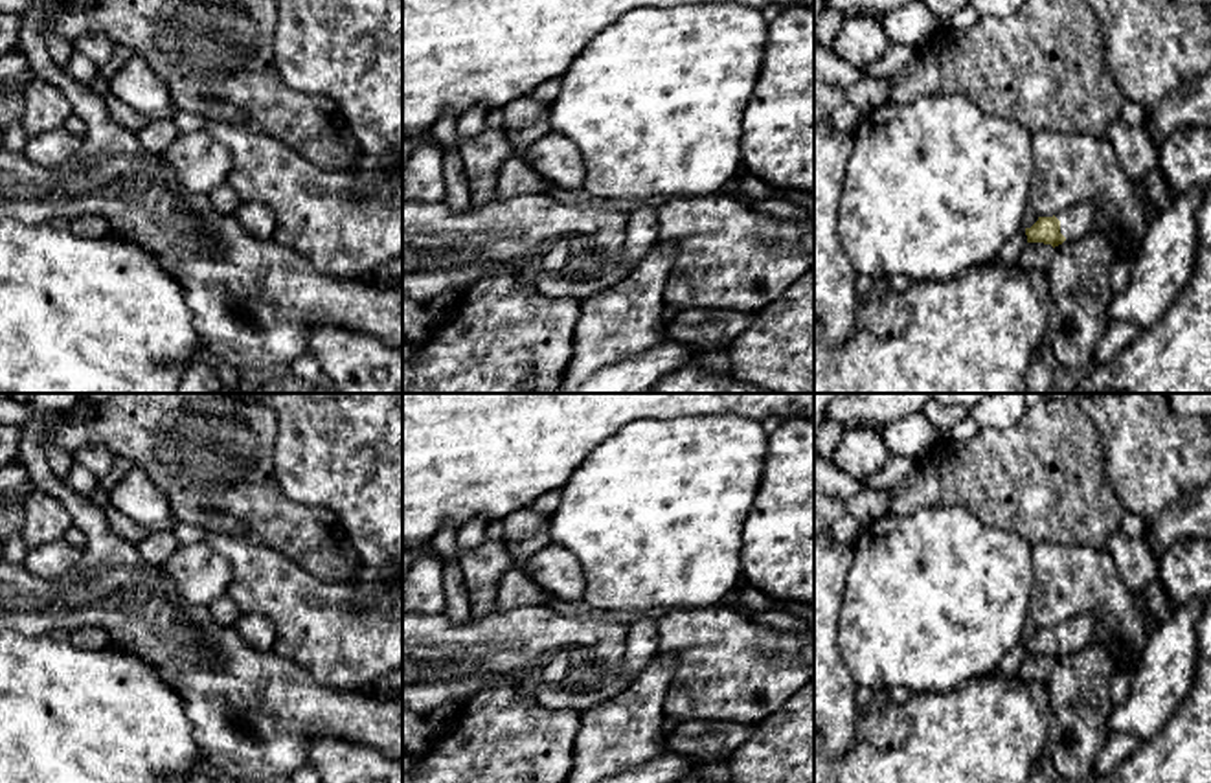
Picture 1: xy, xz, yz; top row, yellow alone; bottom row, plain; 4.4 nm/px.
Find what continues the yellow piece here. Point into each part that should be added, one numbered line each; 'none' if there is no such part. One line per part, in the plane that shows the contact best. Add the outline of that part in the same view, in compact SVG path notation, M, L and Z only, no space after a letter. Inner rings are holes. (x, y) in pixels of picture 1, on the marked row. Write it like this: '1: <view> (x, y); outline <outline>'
1: yz (1077, 221); outline M1081 202L1066 211L1057 213L1055 217L1060 221L1060 233L1068 243L1092 232L1097 219L1097 208L1090 202Z

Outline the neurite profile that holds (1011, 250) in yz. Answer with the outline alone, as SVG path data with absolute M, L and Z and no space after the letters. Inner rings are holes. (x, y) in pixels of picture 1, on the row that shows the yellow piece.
M1022 228L1013 239L1009 239L1002 246L1002 250L996 257L996 263L1007 265L1007 267L1016 265L1025 244L1027 244L1027 235L1025 235L1025 228Z

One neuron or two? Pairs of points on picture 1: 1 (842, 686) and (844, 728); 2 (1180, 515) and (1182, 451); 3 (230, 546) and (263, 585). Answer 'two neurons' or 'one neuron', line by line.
1: one neuron
2: two neurons
3: one neuron

